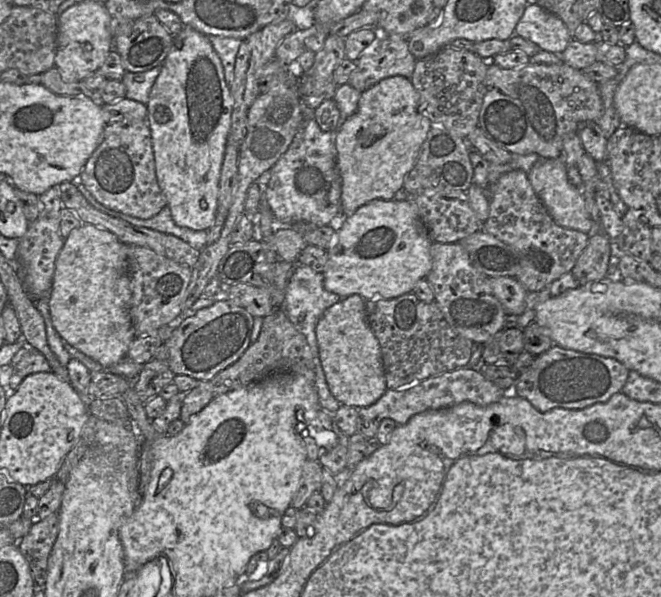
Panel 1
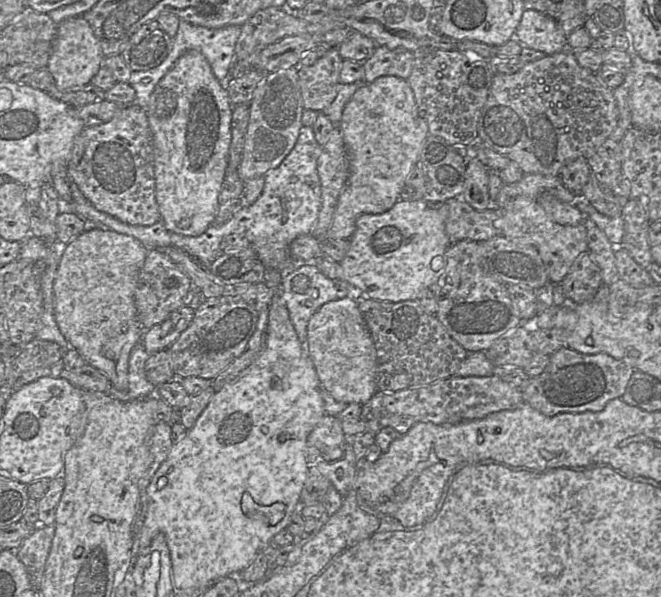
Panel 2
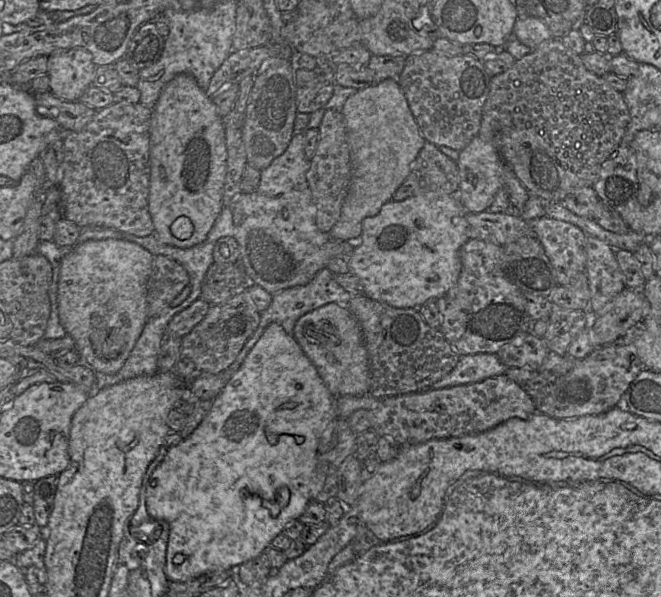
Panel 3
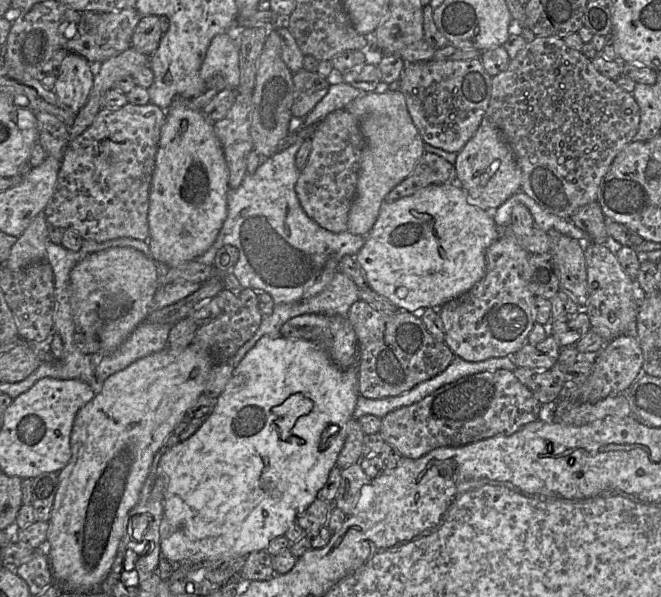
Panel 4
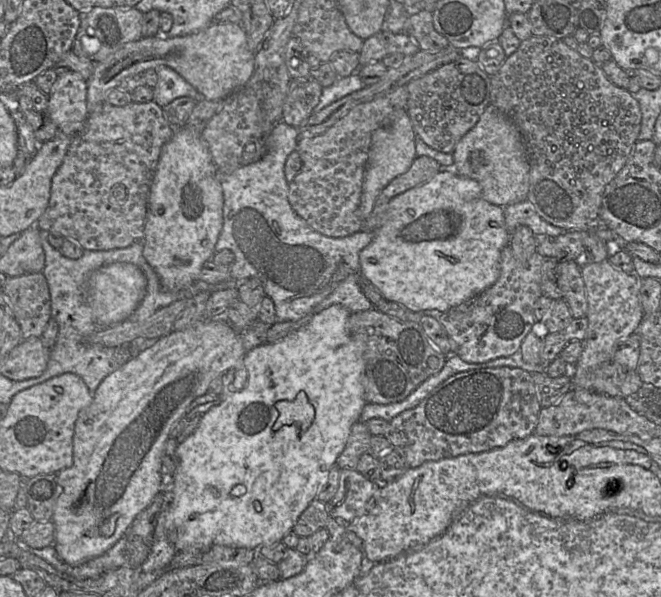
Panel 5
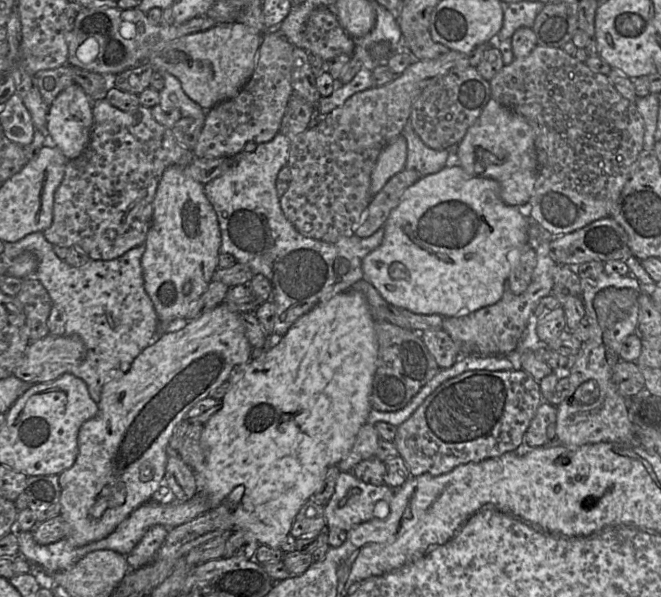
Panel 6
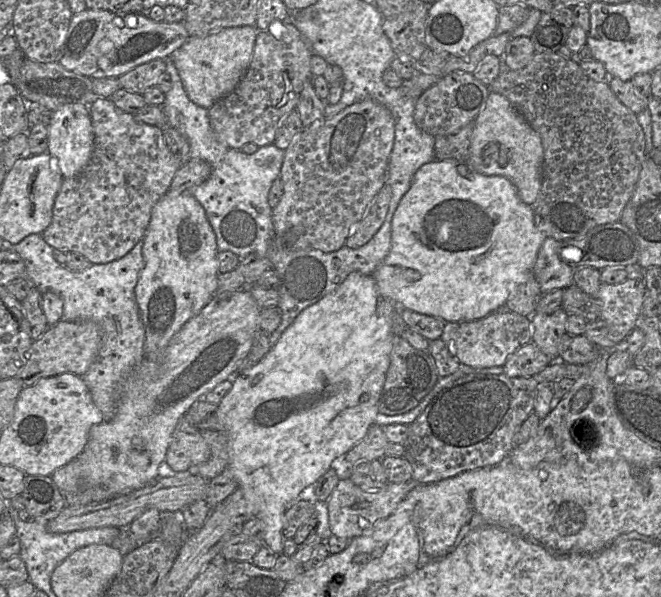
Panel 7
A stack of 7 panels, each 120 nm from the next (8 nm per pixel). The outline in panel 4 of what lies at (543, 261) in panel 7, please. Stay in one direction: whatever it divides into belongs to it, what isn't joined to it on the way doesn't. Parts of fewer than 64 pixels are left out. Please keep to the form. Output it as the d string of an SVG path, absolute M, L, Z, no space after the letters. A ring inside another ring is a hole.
M499 237L494 241L486 250L486 272L484 277L477 282L469 291L460 295L459 297L445 303L441 308L433 308L438 310L440 318L443 322L445 329L445 343L453 351L455 356L461 357L466 361L478 362L489 358L512 356L515 354L525 343L527 337L536 323L534 319L534 294L528 288L528 281L530 277L530 269L528 260L530 253L518 245L513 239L508 237Z

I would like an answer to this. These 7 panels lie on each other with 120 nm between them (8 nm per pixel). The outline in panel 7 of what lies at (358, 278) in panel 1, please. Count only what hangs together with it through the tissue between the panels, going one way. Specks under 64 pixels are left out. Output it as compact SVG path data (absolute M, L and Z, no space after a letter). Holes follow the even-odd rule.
M433 160L422 165L414 174L410 188L403 195L392 217L391 248L383 262L373 272L378 290L382 296L390 299L401 309L412 310L430 315L444 322L473 321L484 318L505 304L517 286L526 282L534 275L538 251L547 237L546 233L535 226L534 211L531 205L523 202L515 185L506 177L500 175L480 174L469 167L466 161Z

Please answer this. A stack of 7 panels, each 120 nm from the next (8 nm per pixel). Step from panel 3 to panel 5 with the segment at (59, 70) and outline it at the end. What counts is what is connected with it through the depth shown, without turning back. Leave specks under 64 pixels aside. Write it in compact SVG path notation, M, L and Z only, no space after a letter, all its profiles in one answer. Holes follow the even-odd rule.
M77 72L59 74L48 94L48 106L58 132L76 135L88 118L87 81Z

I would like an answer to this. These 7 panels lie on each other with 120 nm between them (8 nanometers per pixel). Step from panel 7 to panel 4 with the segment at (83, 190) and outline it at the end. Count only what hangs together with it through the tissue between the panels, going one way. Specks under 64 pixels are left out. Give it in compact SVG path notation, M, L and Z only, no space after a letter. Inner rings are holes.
M128 102L119 108L100 109L93 122L65 149L53 194L44 209L47 223L62 229L73 229L83 240L97 243L118 238L147 241L151 179L165 119L166 110L152 103L135 105Z

